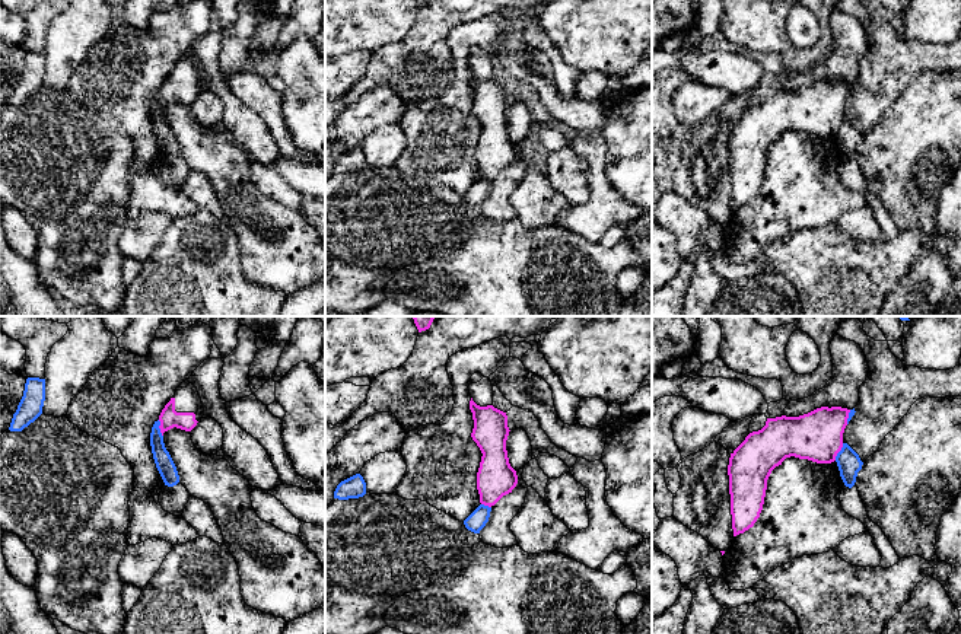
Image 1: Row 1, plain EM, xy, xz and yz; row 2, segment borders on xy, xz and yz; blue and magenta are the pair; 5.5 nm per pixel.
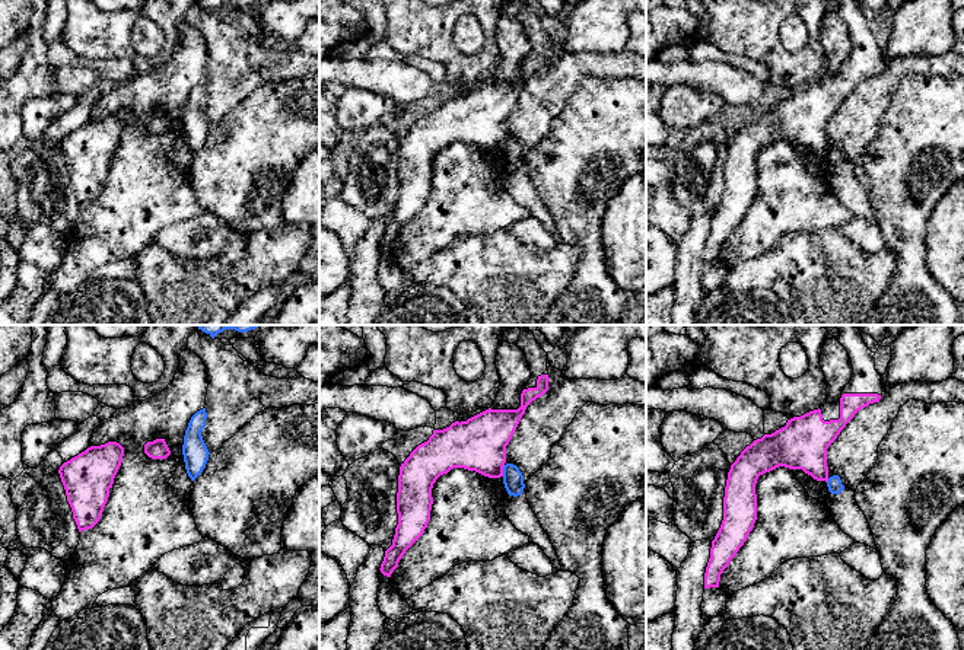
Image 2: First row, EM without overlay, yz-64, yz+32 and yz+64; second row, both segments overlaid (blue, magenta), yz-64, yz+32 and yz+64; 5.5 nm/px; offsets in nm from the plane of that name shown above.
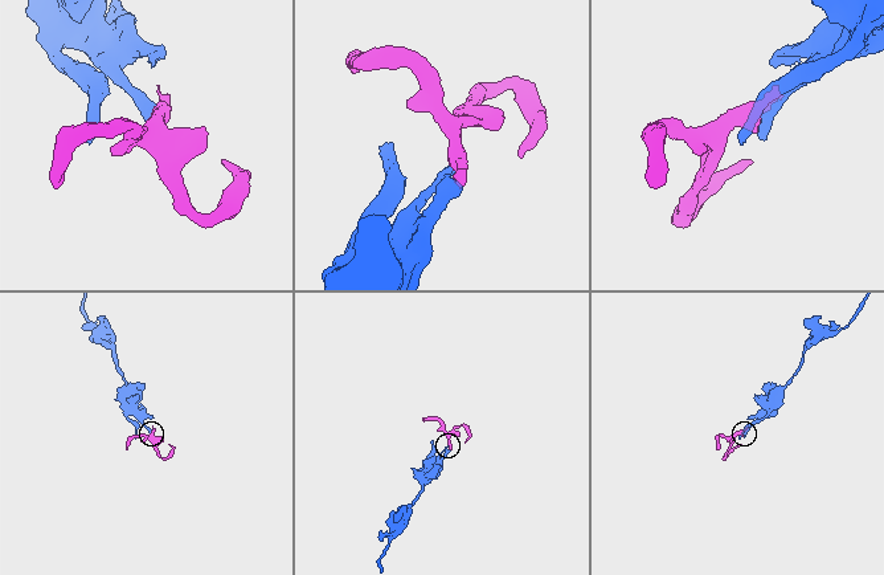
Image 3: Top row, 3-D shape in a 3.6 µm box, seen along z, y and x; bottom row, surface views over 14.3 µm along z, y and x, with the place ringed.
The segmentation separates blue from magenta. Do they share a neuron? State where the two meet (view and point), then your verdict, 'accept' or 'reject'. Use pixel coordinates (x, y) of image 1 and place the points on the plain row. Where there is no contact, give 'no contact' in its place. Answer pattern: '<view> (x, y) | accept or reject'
yz (839, 126) | reject

